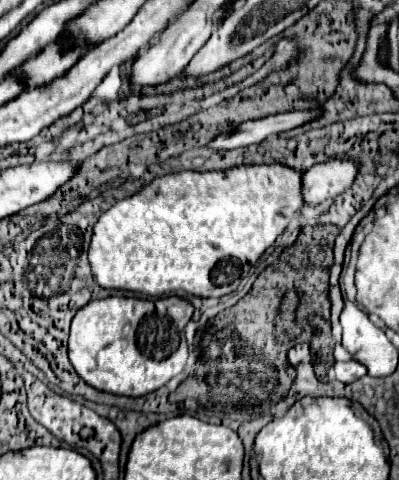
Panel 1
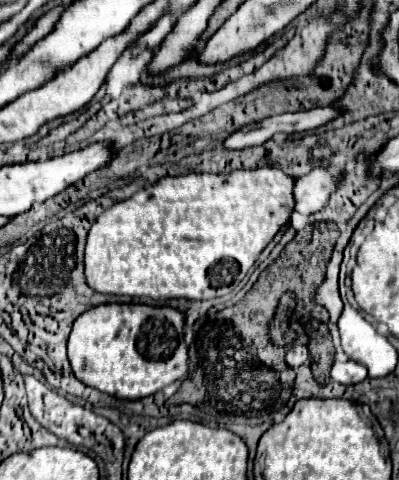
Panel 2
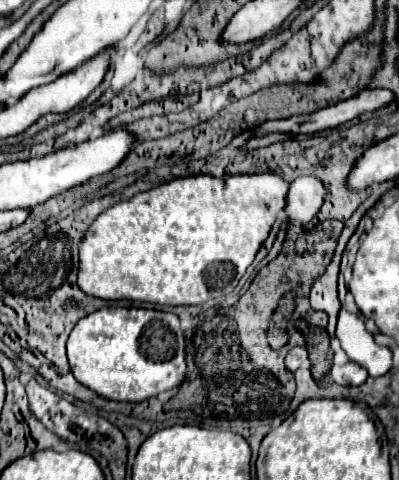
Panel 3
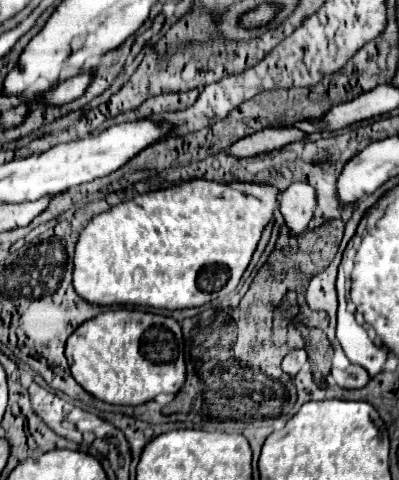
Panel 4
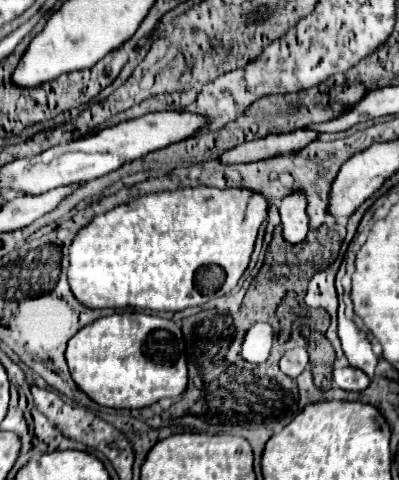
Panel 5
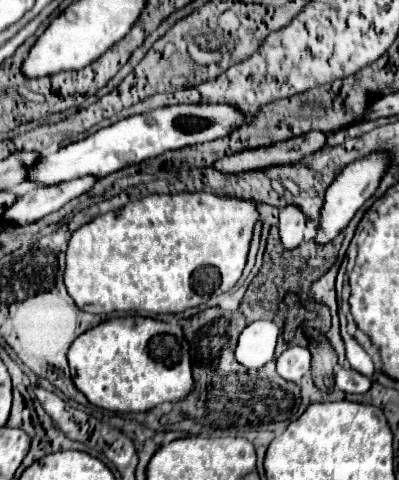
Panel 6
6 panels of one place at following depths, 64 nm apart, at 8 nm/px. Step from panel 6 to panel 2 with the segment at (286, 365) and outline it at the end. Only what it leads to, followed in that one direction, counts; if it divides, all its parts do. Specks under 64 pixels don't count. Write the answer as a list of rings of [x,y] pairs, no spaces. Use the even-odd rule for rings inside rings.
[[[295,345],[286,354],[286,362],[294,370],[307,363],[309,359],[310,356],[306,345]]]

